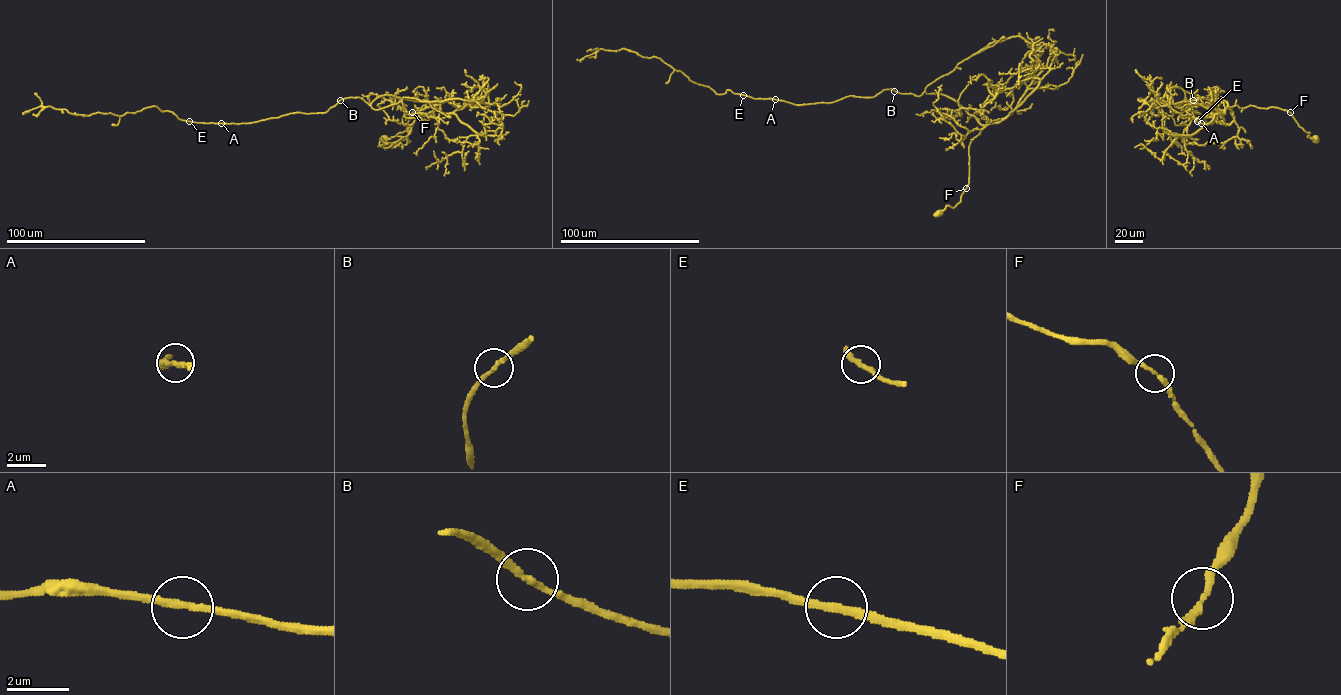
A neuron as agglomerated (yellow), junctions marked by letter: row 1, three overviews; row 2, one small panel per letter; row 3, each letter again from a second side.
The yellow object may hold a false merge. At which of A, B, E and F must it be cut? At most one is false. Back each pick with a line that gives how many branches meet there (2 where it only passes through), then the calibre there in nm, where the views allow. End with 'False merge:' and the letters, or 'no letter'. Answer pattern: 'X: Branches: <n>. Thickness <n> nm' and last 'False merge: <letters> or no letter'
False merge: no letter

